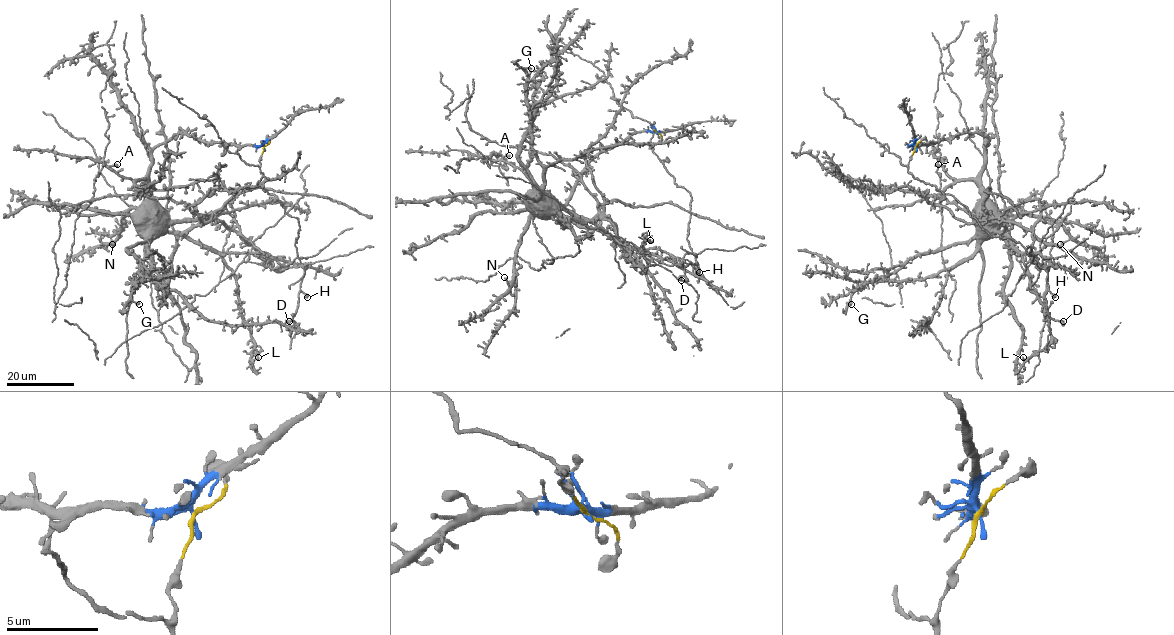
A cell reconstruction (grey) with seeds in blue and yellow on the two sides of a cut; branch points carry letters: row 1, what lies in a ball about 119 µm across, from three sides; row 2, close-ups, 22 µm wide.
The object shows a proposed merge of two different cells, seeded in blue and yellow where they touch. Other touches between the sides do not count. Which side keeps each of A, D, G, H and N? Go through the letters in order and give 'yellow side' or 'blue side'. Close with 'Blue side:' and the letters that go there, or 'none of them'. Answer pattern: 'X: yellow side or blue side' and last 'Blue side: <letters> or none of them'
A: blue side
D: yellow side
G: blue side
H: yellow side
N: blue side
Blue side: A, G, N

